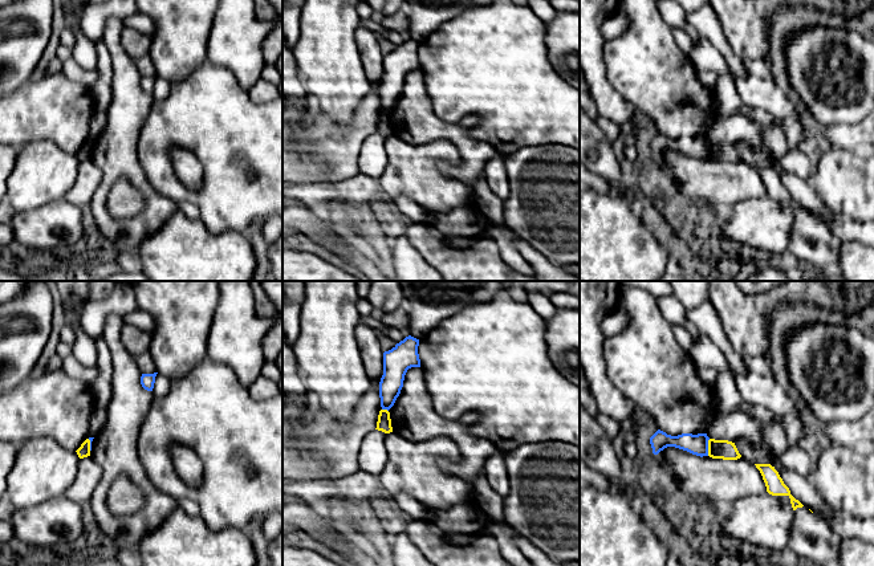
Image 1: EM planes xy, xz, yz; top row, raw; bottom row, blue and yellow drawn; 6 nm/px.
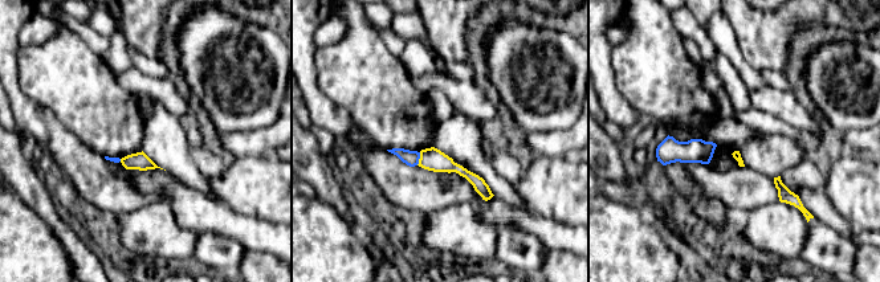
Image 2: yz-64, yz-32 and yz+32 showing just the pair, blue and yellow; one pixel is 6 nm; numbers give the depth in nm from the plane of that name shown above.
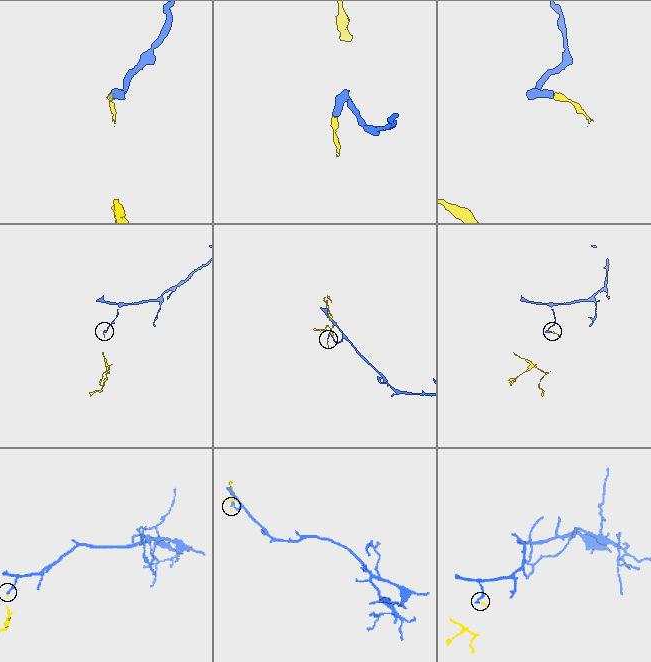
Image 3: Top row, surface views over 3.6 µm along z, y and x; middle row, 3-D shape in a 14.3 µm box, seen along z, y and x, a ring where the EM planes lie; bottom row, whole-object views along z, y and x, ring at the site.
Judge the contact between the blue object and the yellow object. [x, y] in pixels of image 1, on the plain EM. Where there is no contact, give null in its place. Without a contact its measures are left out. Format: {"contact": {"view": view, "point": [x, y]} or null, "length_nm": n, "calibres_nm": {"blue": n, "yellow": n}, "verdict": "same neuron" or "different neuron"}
{"contact": {"view": "yz", "point": [707, 150]}, "length_nm": 110, "calibres_nm": {"blue": 130, "yellow": 120}, "verdict": "different neuron"}

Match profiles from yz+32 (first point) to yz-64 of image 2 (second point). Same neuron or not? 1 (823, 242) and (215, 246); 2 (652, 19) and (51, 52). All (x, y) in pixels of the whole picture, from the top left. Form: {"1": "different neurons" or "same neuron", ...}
{"1": "same neuron", "2": "same neuron"}

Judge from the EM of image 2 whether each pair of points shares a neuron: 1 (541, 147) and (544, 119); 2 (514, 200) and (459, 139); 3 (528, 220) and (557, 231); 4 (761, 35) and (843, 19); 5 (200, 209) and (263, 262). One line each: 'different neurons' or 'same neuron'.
1: different neurons
2: same neuron
3: same neuron
4: same neuron
5: different neurons

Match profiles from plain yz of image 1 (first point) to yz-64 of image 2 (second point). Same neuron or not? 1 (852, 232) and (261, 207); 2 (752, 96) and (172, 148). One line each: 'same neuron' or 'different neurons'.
1: different neurons
2: different neurons

